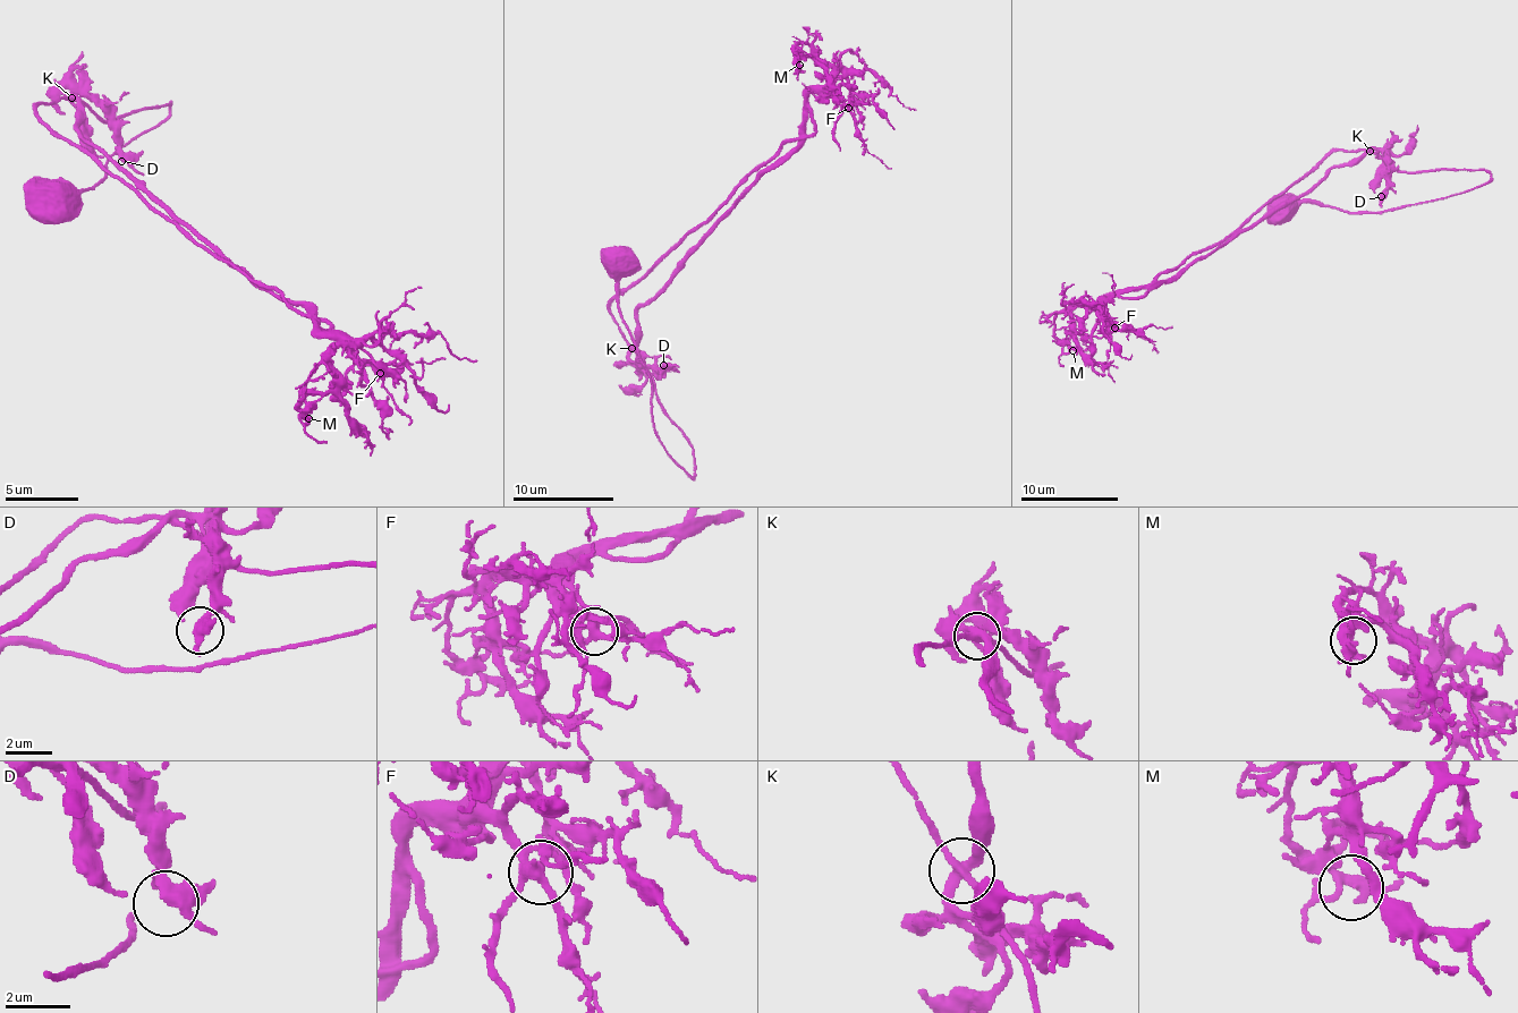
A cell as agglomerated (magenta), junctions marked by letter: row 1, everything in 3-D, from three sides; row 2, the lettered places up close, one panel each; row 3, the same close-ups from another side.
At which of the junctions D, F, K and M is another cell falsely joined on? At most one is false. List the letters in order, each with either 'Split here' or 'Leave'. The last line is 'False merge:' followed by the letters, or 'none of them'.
D: Leave
F: Leave
K: Leave
M: Leave
False merge: none of them

